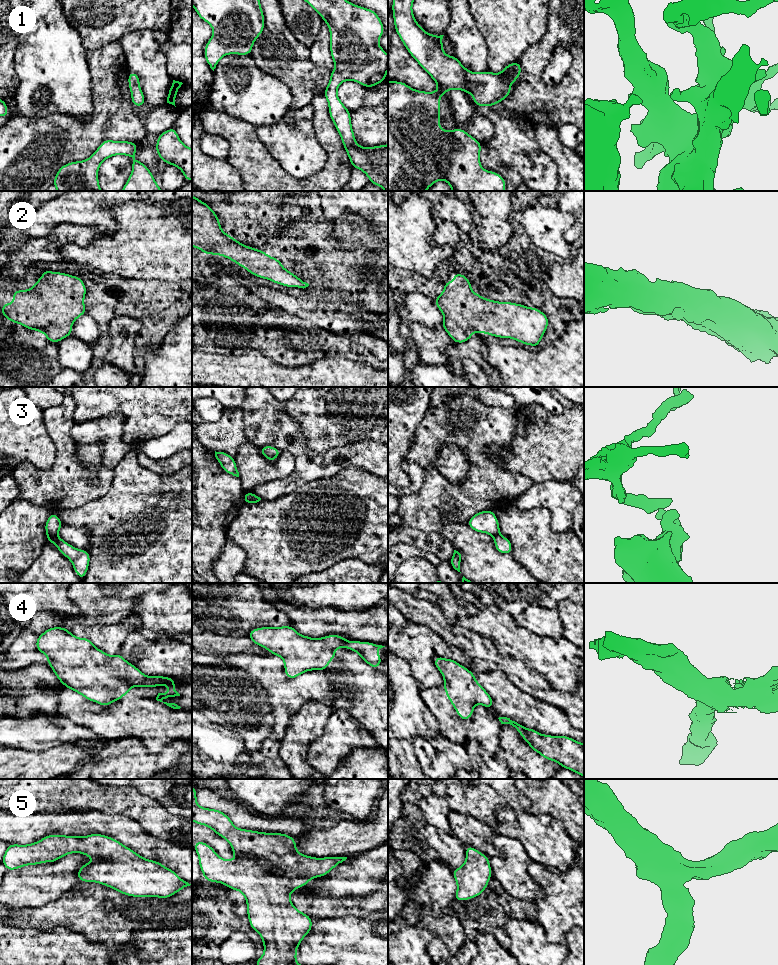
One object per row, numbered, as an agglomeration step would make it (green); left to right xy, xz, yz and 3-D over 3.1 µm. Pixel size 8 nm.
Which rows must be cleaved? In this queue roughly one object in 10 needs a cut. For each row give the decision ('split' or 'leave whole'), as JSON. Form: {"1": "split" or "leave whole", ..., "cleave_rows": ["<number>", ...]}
{"1": "leave whole", "2": "leave whole", "3": "split", "4": "leave whole", "5": "leave whole", "cleave_rows": ["3"]}

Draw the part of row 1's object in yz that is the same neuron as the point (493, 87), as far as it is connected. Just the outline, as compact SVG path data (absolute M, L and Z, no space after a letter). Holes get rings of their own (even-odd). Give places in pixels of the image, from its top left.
M393 0L392 12L395 31L412 58L438 85L438 90L435 92L418 91L404 82L388 81L388 191L426 191L439 180L445 180L452 191L504 191L506 188L504 178L496 172L484 170L481 166L482 143L461 128L440 129L440 97L445 95L448 90L456 89L470 93L477 107L497 105L511 94L510 87L522 72L519 60L505 66L501 73L469 71L456 56L447 56L444 53L442 43L444 35L428 34L417 23L412 11L413 2L414 0Z

